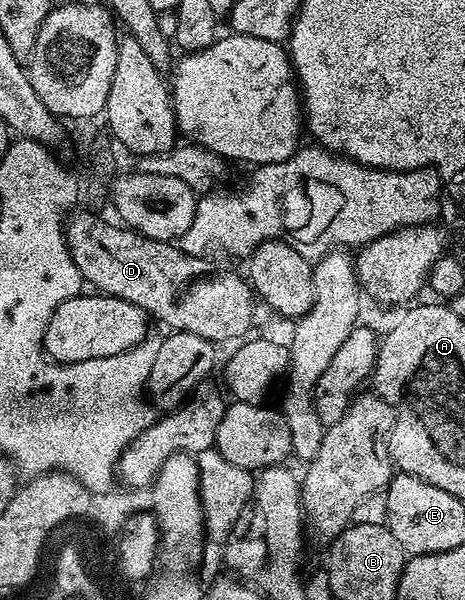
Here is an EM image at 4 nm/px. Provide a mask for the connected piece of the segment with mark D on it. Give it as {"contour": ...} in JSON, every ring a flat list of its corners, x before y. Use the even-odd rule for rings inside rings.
{"contour":[[83,210,67,218,65,235,78,273,89,288,138,305,155,322,157,319,165,323,172,331,198,333,198,337,206,337,217,345,223,345,227,339,243,340,251,332,248,330,257,300,251,283,241,272,239,275,236,271,223,271,208,263,207,258,191,255,173,242,146,238,131,228,108,223,99,214]]}

